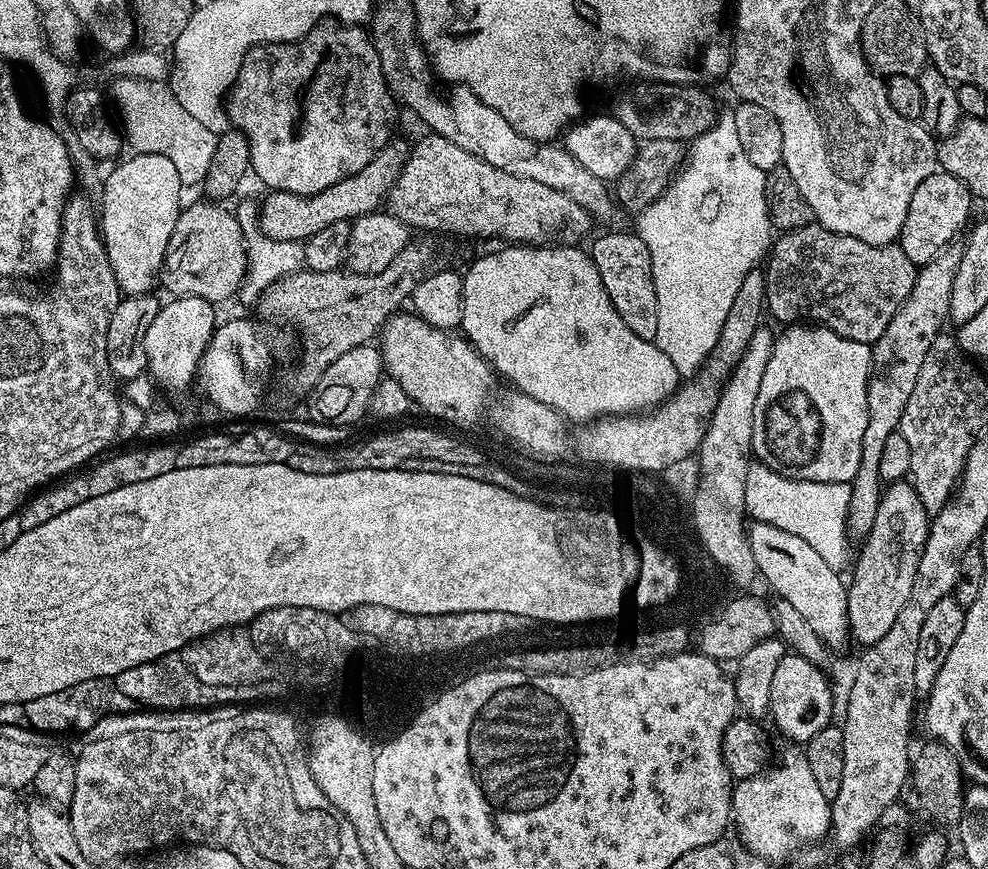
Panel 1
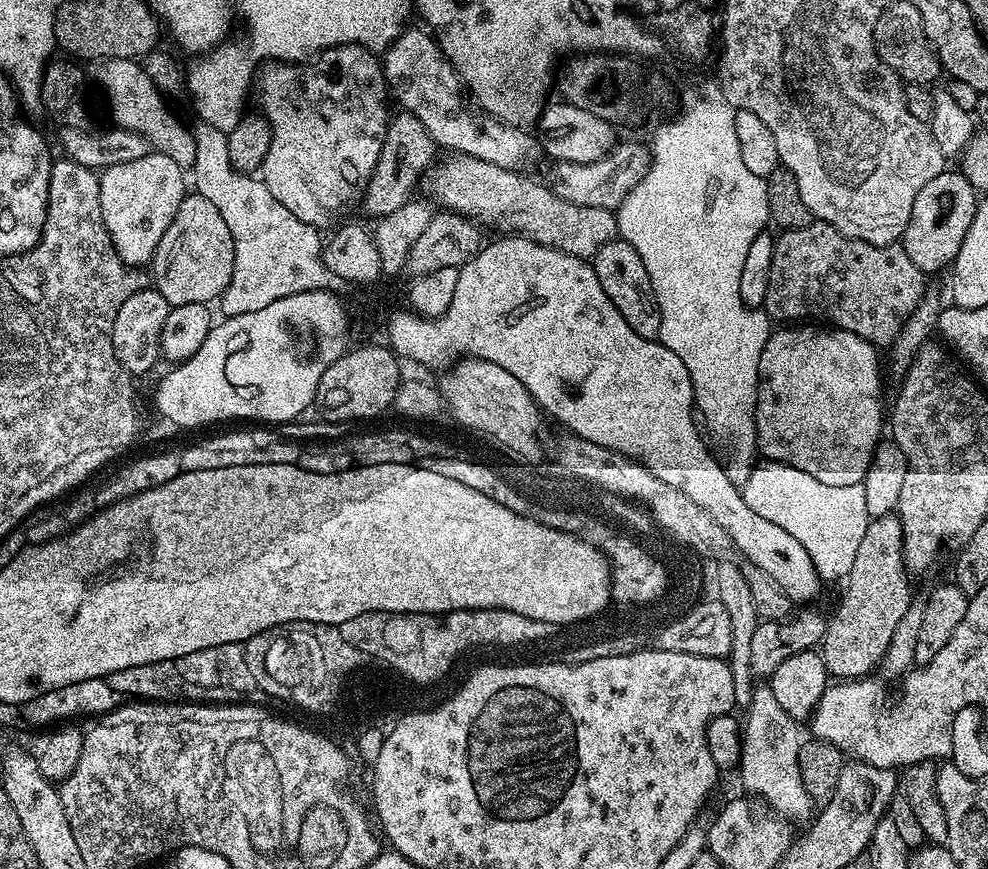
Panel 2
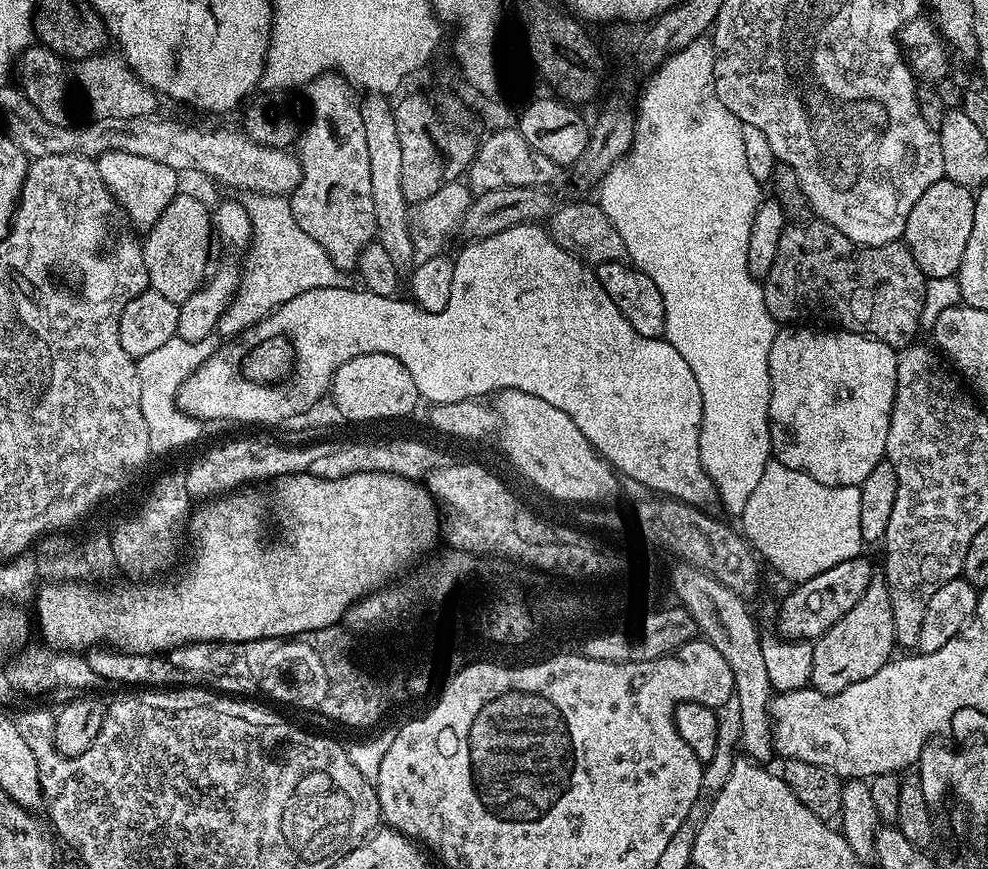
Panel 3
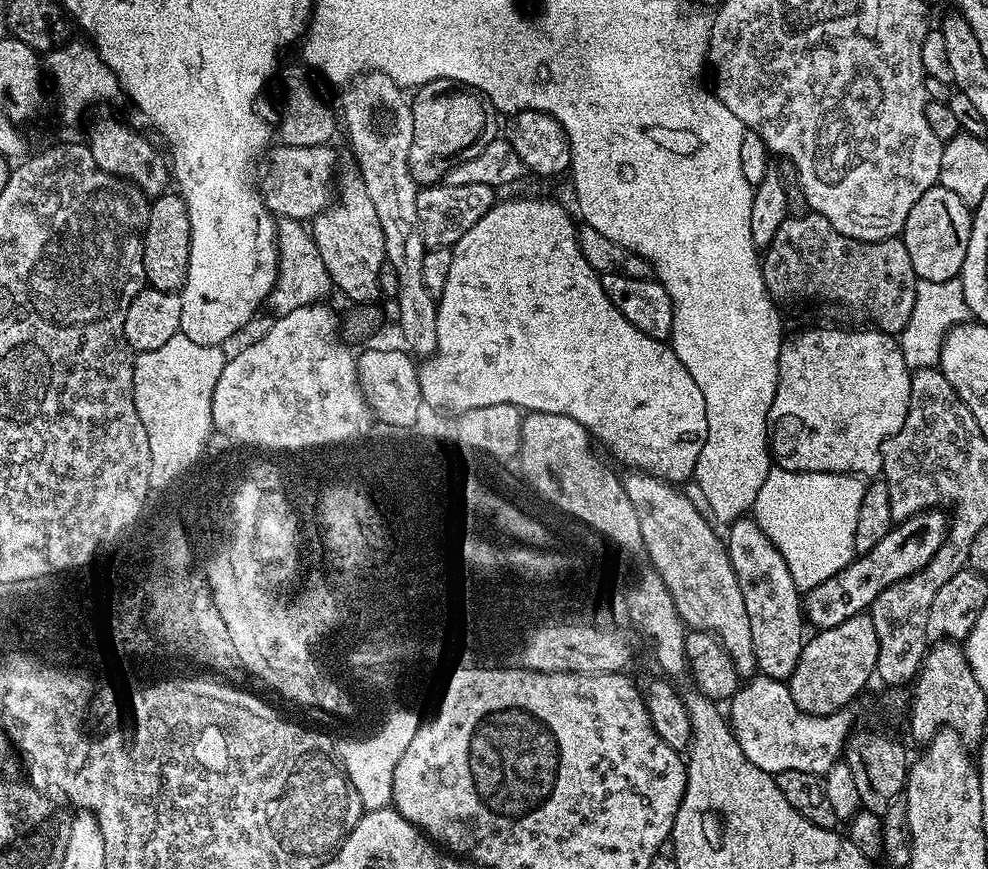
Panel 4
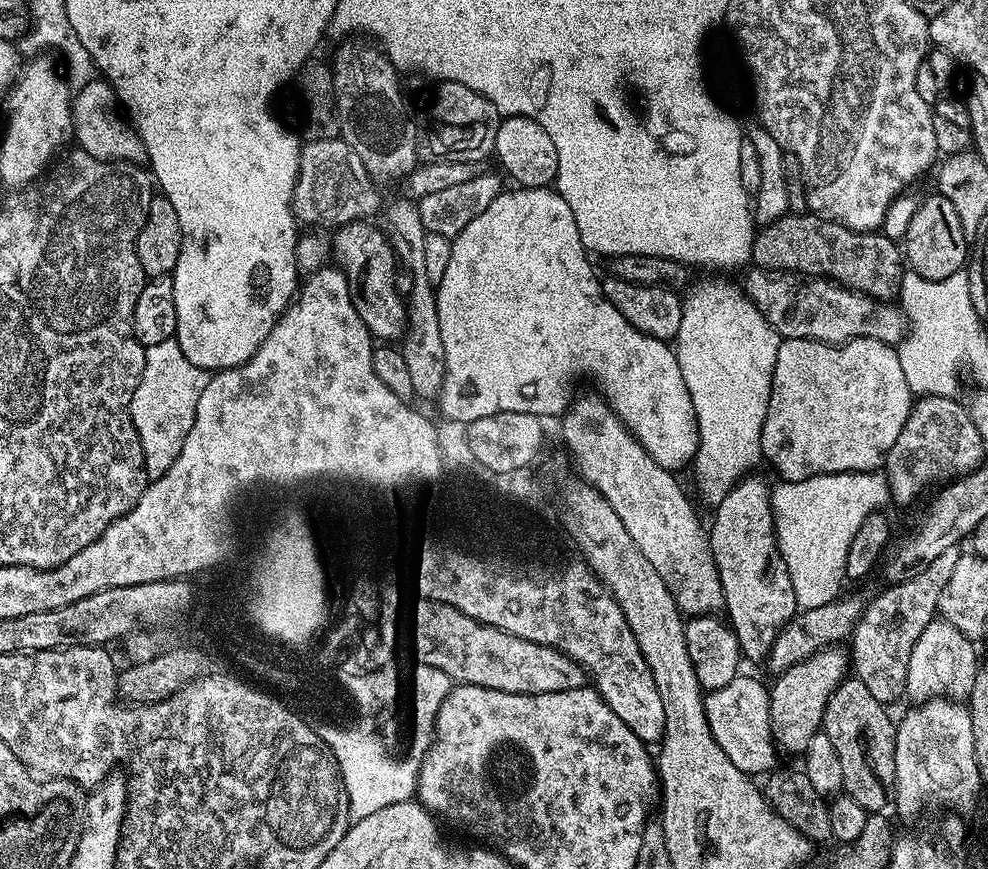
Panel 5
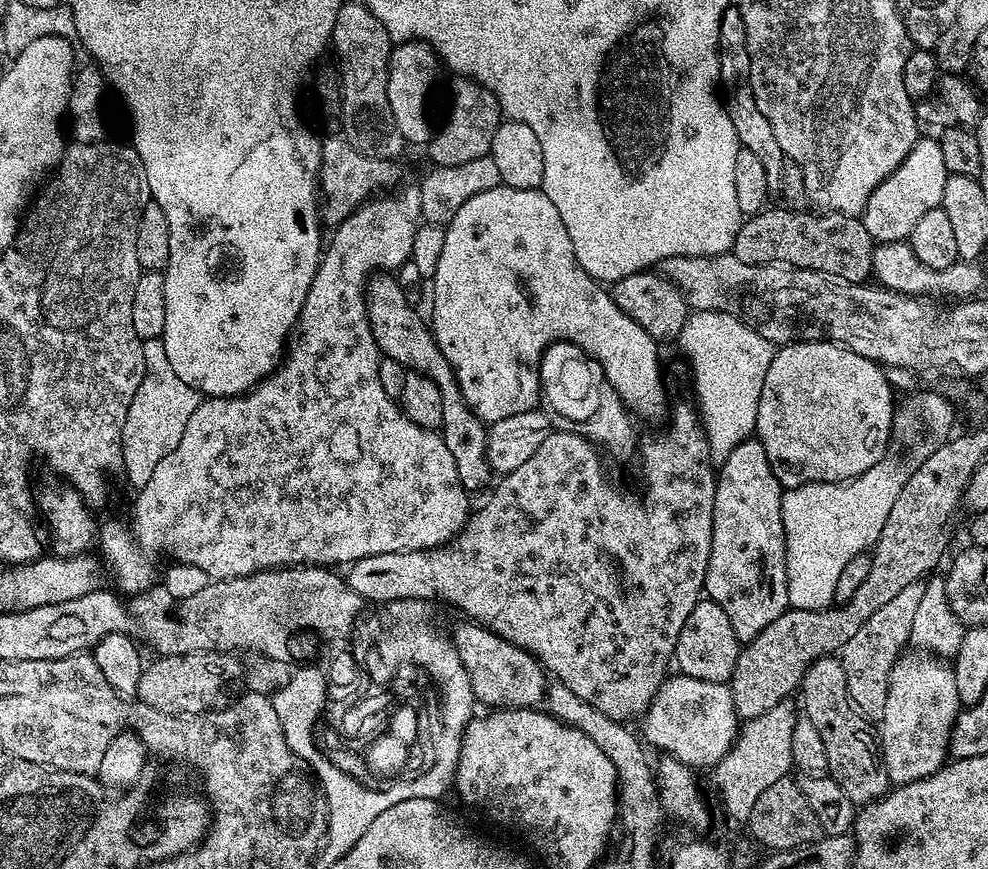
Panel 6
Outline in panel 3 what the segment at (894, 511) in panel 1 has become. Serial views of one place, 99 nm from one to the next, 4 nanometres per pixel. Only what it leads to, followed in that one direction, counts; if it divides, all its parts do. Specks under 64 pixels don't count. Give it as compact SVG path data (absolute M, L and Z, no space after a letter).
M876 578L866 594L862 594L858 606L854 606L846 618L838 618L838 622L834 622L834 626L830 626L830 630L812 644L814 666L811 687L818 689L823 696L838 694L846 690L846 686L854 686L854 682L862 682L862 678L878 674L878 670L893 659L892 648L896 647L894 610L890 610L888 585L883 579Z

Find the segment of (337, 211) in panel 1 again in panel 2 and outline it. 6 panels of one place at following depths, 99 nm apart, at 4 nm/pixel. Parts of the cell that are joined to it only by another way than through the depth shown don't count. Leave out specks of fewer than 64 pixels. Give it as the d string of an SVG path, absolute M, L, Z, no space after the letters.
M400 110L397 113L397 116L395 113L391 117L388 133L382 146L382 154L374 166L372 177L368 180L367 189L362 196L364 212L373 218L394 214L394 210L398 210L403 204L413 199L415 192L412 191L419 184L421 187L426 173L437 159L438 145L432 140L426 126L418 122L418 118L411 116L409 112Z

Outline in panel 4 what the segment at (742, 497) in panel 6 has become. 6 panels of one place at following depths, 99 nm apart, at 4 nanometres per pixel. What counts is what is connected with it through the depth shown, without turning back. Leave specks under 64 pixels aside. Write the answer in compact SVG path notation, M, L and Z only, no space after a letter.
M741 518L727 525L726 551L728 561L738 580L738 590L742 592L742 602L746 604L746 614L750 620L750 638L754 640L754 654L759 675L769 676L775 680L787 681L794 674L794 666L798 666L798 658L804 649L806 639L806 621L802 615L802 592L797 588L794 578L790 578L790 566L786 566L786 558L778 554L778 550L762 534L755 520Z

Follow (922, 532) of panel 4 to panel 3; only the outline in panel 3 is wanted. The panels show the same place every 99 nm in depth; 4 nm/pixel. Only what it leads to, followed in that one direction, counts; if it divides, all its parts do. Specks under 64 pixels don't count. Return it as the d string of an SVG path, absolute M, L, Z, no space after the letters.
M861 554L846 562L838 562L838 566L830 566L830 570L822 570L822 574L795 585L791 589L793 592L781 602L780 613L776 616L776 624L780 627L779 635L785 640L815 642L820 639L822 634L826 634L826 630L830 630L830 626L834 626L834 622L838 622L838 618L846 618L846 614L850 614L850 610L854 610L854 606L858 606L862 594L866 594L866 590L872 585L874 579L872 564L866 556Z

